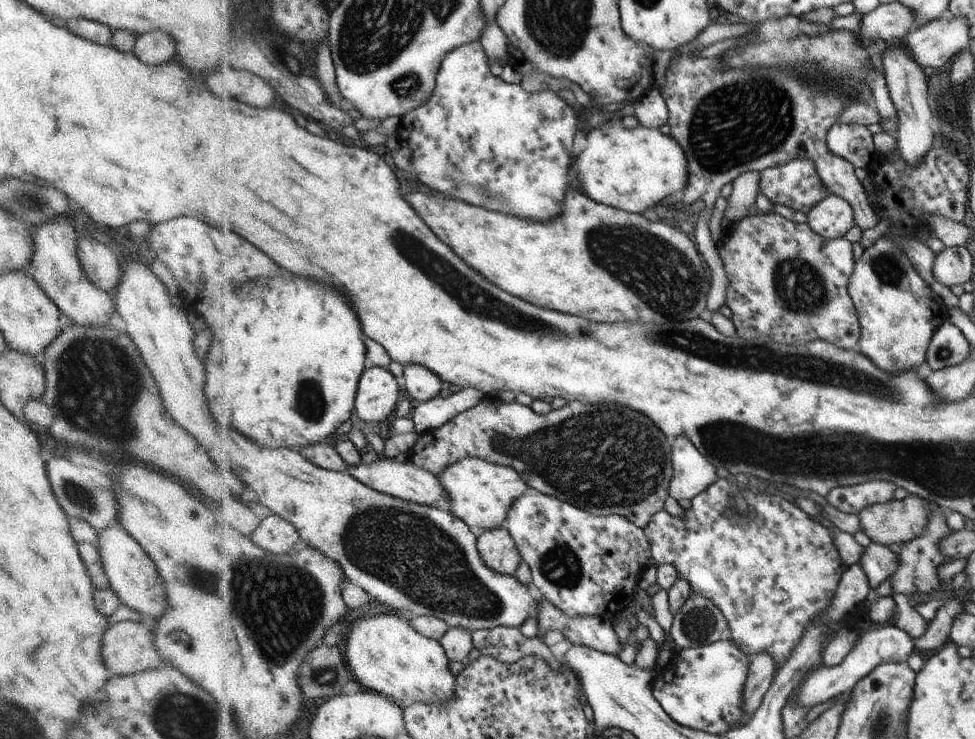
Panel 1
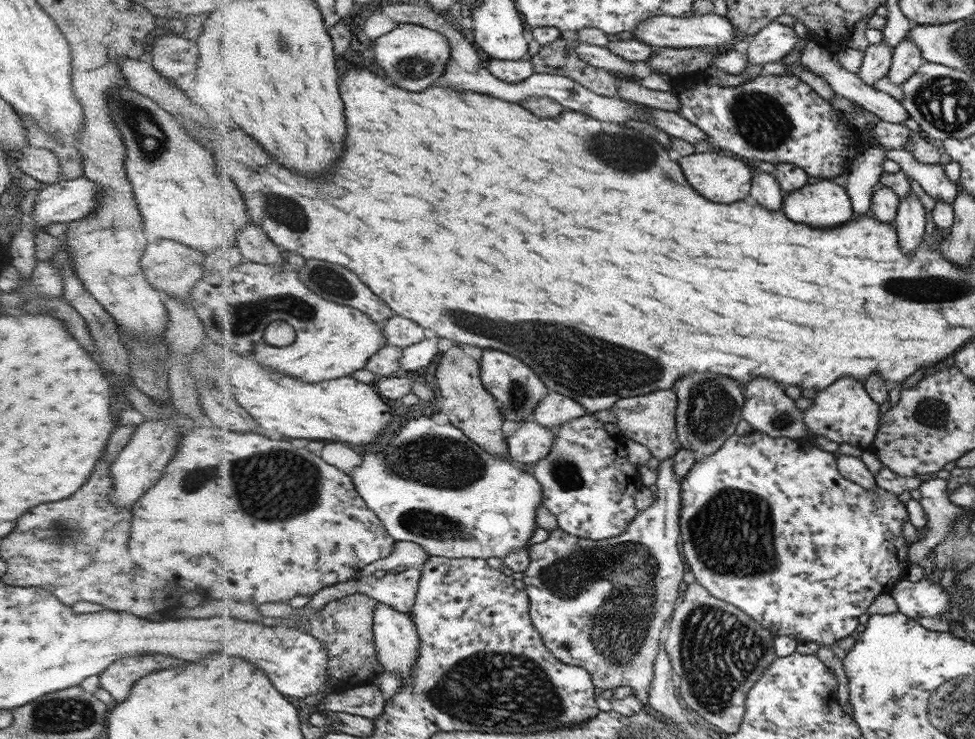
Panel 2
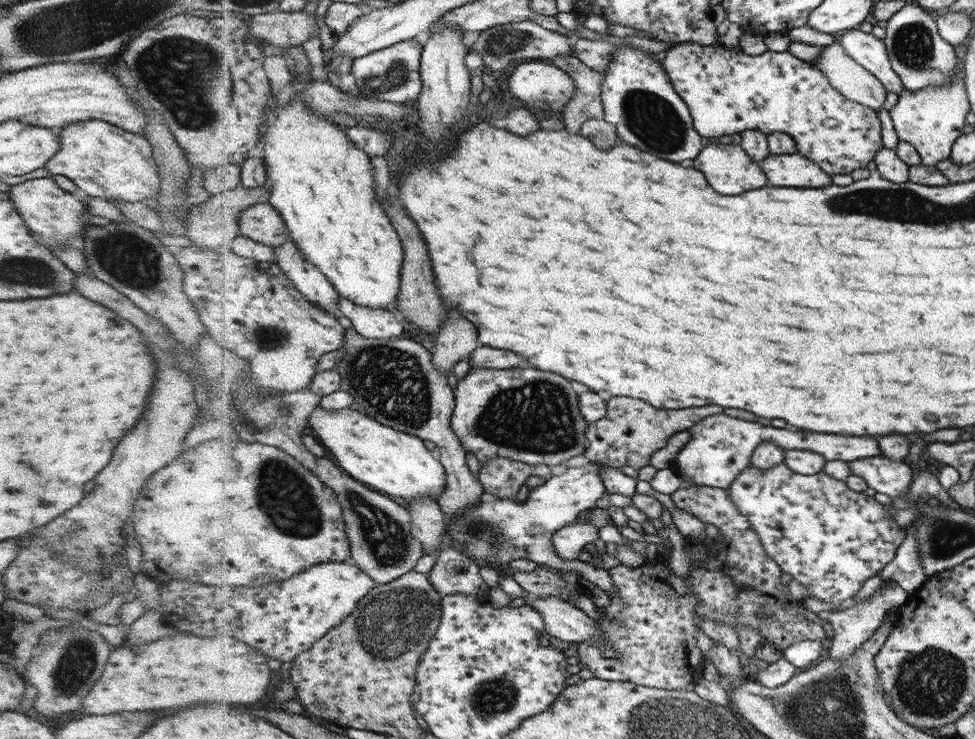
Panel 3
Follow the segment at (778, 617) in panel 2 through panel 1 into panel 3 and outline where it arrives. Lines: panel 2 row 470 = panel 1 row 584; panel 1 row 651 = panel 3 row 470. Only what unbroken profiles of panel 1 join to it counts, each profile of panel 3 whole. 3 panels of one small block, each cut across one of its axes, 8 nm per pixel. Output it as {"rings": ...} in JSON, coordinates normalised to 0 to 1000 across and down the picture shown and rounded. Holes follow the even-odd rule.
{"rings":[[[804,625],[788,635],[769,628],[746,663],[751,682],[778,723],[787,751],[796,759],[802,774],[810,777],[812,786],[825,793],[830,808],[841,815],[861,817],[875,811],[888,785],[905,774],[929,731],[929,720],[895,671],[873,663],[867,650],[859,650],[845,636],[835,643],[822,643]]]}

